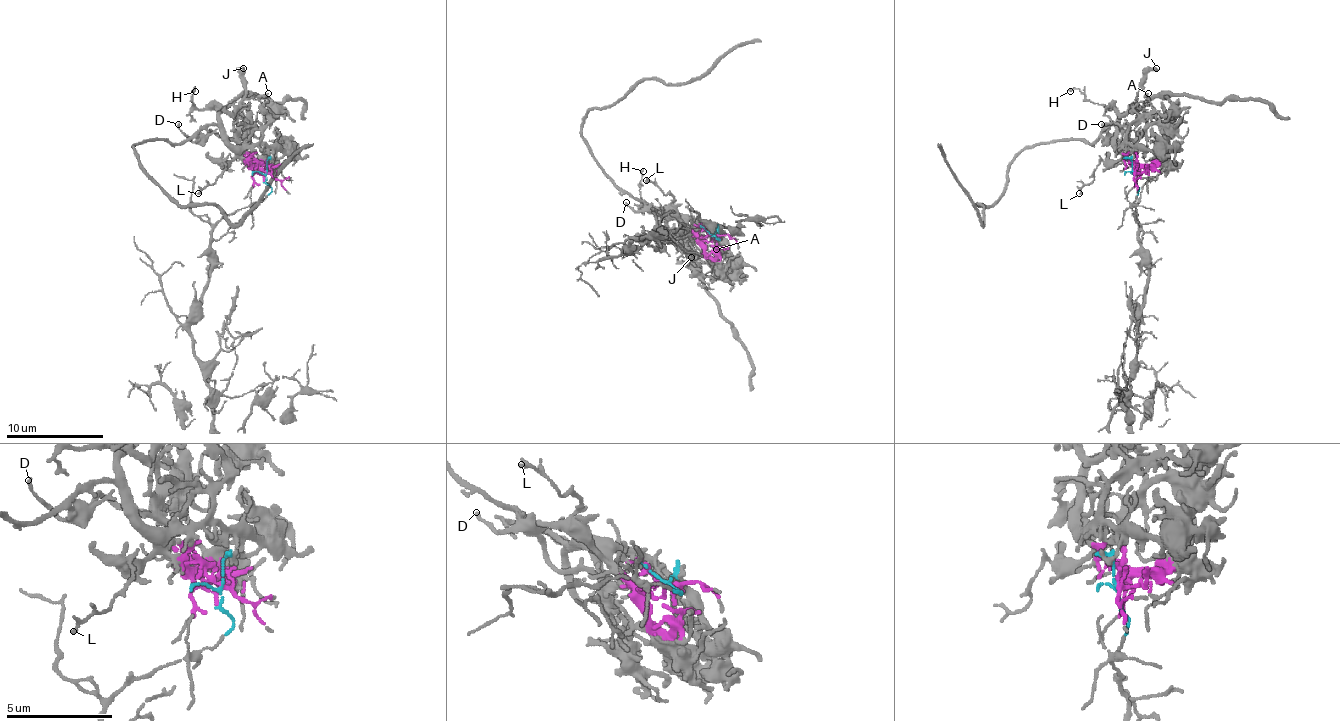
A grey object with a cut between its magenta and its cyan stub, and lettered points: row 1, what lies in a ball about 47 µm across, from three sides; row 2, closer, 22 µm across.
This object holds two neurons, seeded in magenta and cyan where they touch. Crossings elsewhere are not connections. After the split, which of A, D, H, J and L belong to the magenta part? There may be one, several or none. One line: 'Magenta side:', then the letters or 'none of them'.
Magenta side: A, D, H, J, L

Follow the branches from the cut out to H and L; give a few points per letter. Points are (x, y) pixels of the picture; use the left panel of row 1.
H: (266, 172), (232, 145), (220, 118), (222, 111), (193, 104), (193, 89), (195, 91)
L: (266, 172), (256, 162), (244, 162), (234, 157), (225, 162), (217, 179), (198, 194)

